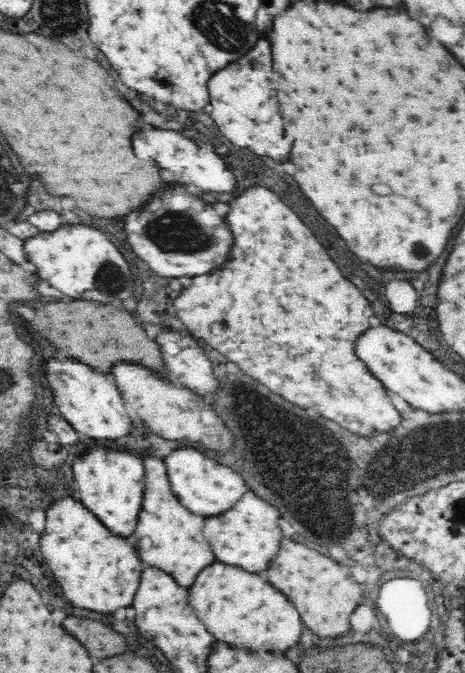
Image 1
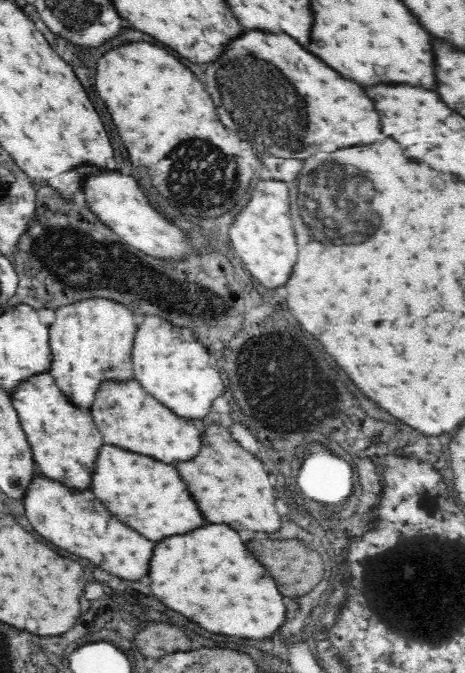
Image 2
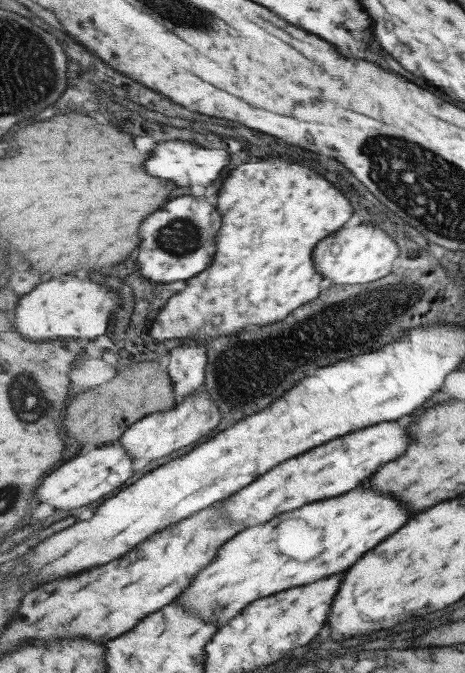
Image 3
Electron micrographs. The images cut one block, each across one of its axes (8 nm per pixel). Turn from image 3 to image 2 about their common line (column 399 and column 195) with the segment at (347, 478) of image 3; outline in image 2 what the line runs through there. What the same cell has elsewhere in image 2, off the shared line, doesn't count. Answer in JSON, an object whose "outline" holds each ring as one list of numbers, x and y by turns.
{"outline":[[136,379,126,382,110,381,102,384,92,403,91,415,104,436,104,444,120,446,124,450,152,456,164,464,192,460,202,446,202,436,193,420,174,414,153,396,148,396]]}

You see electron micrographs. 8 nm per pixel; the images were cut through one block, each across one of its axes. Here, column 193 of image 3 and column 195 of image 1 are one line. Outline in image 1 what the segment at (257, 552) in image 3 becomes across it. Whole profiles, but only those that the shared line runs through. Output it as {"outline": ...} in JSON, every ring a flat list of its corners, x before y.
{"outline":[[214,561,199,572,188,592,189,602,208,632,234,648,284,654,288,648,296,646,302,636,304,624,296,608,282,592,274,592,274,586,264,582,258,574,248,574,246,570]]}

